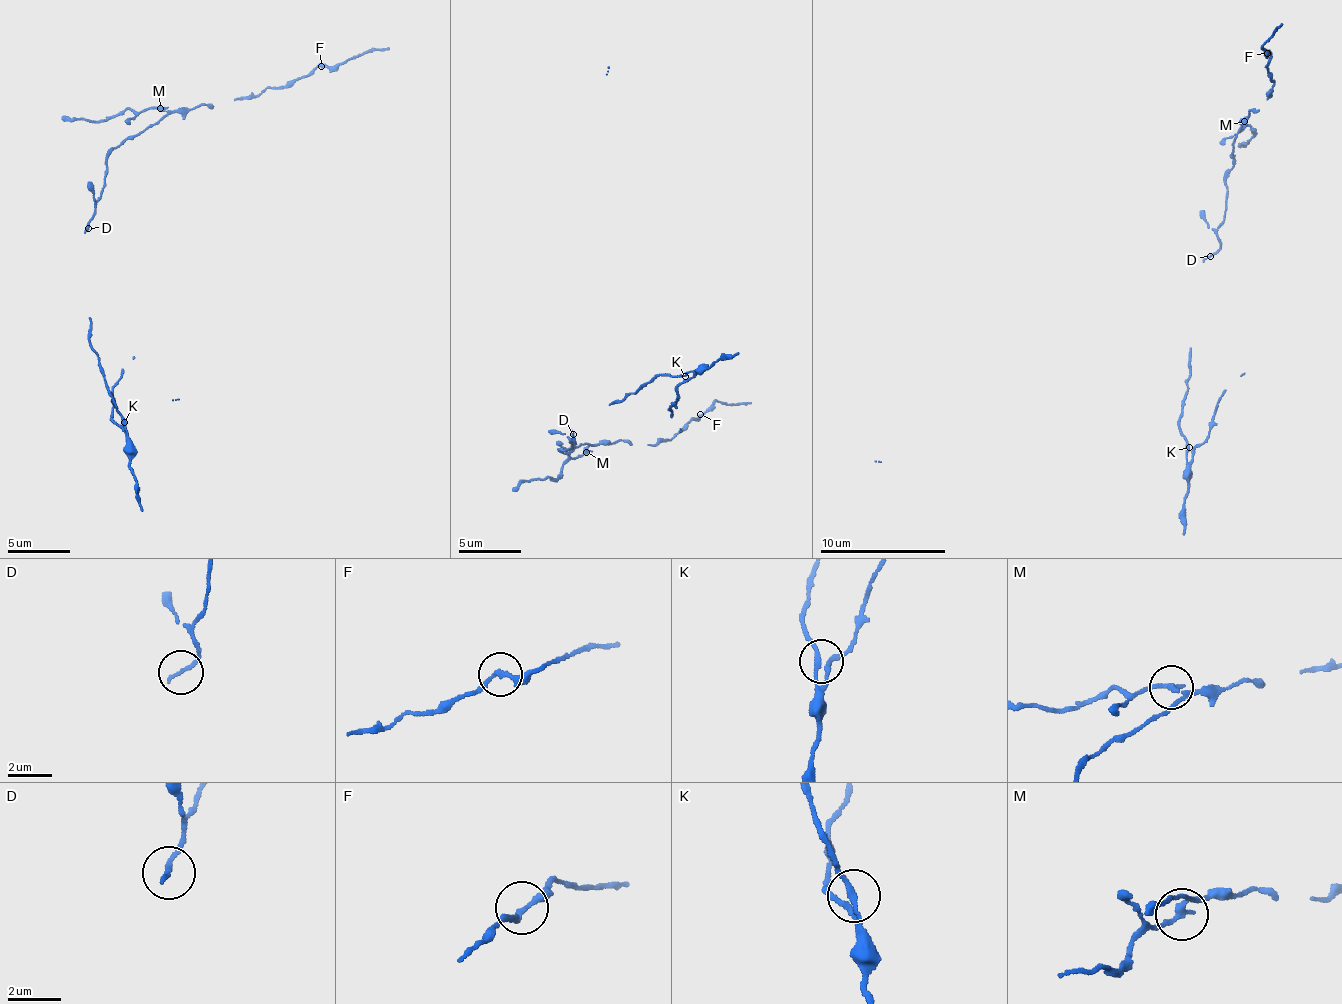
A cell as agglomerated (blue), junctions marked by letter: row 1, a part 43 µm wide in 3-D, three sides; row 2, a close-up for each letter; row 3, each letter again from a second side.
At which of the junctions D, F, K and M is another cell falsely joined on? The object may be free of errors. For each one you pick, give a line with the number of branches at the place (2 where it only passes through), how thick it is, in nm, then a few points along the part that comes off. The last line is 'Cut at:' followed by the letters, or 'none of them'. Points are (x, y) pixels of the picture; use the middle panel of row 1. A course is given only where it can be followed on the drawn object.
M: branches 3; calibre 170 nm; course (586, 451), (572, 456), (555, 479), (533, 479), (511, 491)
Cut at: M

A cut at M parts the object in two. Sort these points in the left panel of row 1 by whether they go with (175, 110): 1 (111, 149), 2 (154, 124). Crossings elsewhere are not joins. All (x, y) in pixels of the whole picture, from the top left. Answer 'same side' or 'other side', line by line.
1: same side
2: same side

